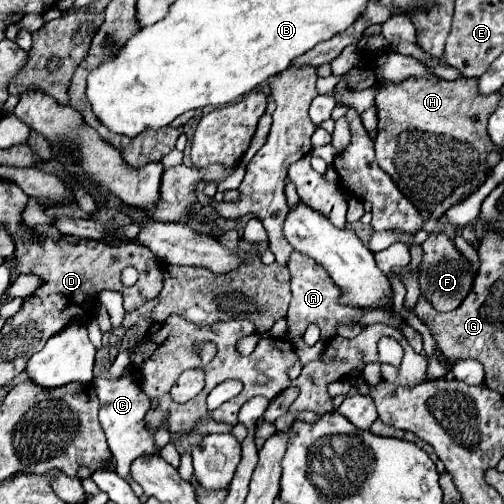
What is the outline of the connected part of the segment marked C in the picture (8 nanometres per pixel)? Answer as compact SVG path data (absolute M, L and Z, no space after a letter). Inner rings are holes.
M126 377L118 379L94 379L94 387L100 399L100 423L108 437L108 447L116 459L116 473L126 479L134 493L140 497L144 494L143 489L131 477L128 477L130 463L142 455L154 455L158 453L158 447L154 443L152 431L144 423L144 415L150 409L150 401L146 393L136 385L134 381Z

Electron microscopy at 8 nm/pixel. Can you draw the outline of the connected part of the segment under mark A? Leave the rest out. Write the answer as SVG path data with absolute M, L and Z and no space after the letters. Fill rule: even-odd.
M292 251L290 259L288 259L288 269L292 275L292 301L290 301L290 309L286 315L290 339L302 335L306 331L308 323L316 323L322 331L322 341L328 341L328 339L336 337L336 325L354 323L364 313L356 307L340 305L338 303L340 289L334 285L334 281L326 273L326 269L320 263L304 257L300 251Z

